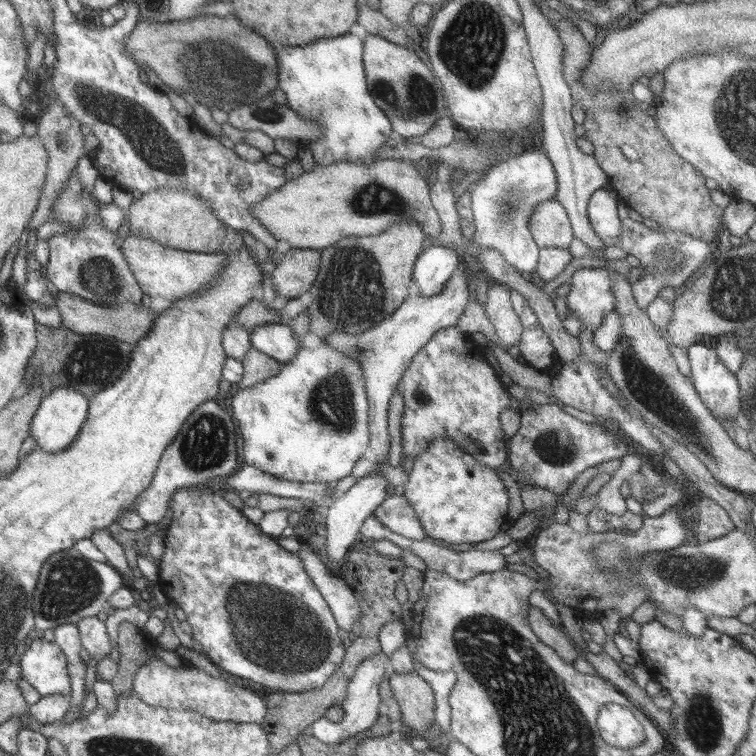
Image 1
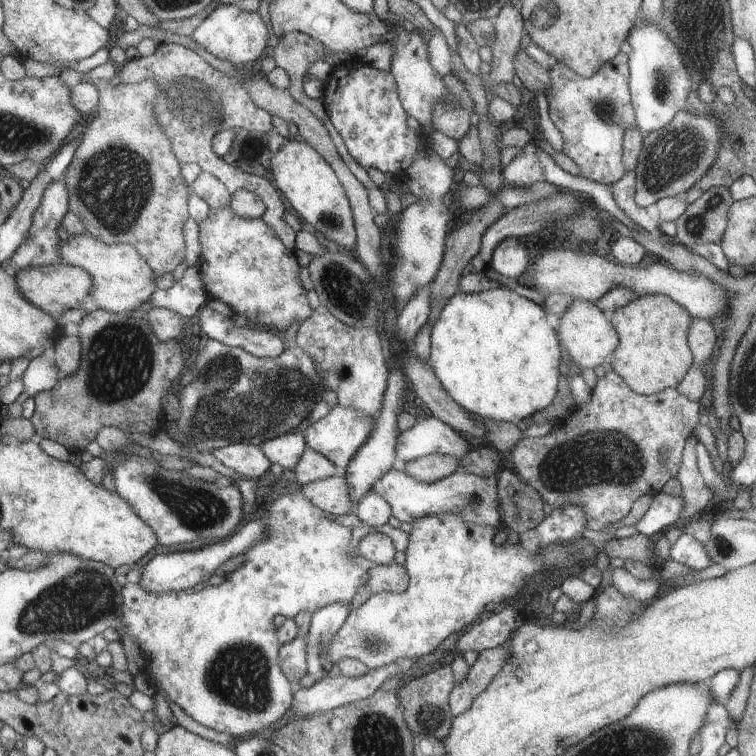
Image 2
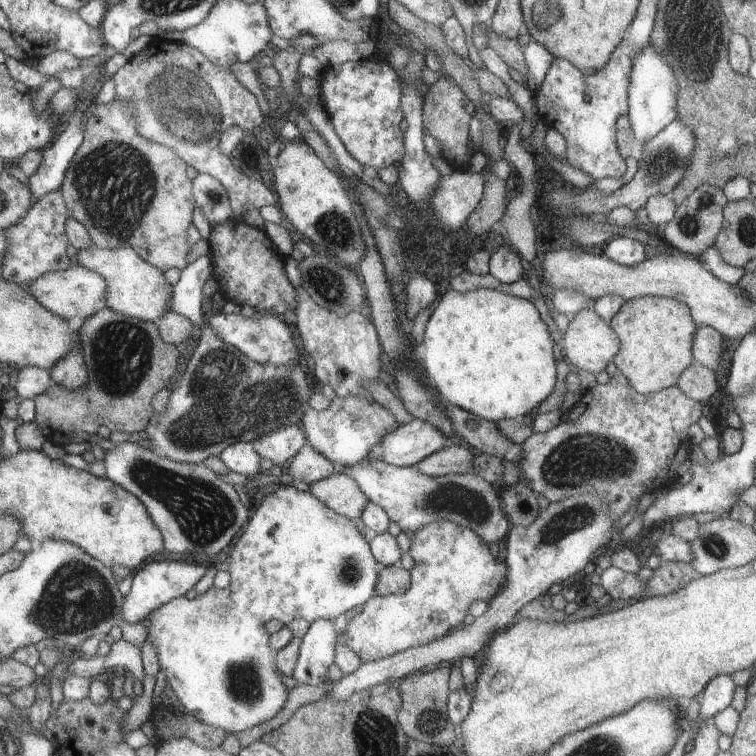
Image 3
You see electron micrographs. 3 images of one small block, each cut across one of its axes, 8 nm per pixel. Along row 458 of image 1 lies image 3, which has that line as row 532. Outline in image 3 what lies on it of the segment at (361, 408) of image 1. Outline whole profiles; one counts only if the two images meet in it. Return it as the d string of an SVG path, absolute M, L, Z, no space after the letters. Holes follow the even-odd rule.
M280 485L279 490L268 494L262 502L255 505L255 509L256 513L250 518L247 528L229 551L229 573L231 574L229 587L219 589L212 586L206 592L196 595L194 598L188 598L186 595L177 596L175 599L169 600L165 605L156 608L155 611L149 612L138 622L147 630L148 642L152 642L152 646L156 648L159 668L164 672L167 684L170 684L186 711L204 724L235 735L242 732L242 730L248 730L248 728L252 728L256 724L262 724L262 722L274 718L284 708L284 704L288 700L289 689L284 685L281 674L277 671L276 652L271 647L271 634L266 631L264 624L273 618L281 620L286 625L294 619L306 619L312 624L319 618L334 619L340 614L345 614L351 608L356 608L356 606L360 605L364 606L375 595L378 577L385 567L373 557L369 543L366 542L360 531L355 528L354 520L340 516L323 501L318 500L313 493L299 491L288 485Z

